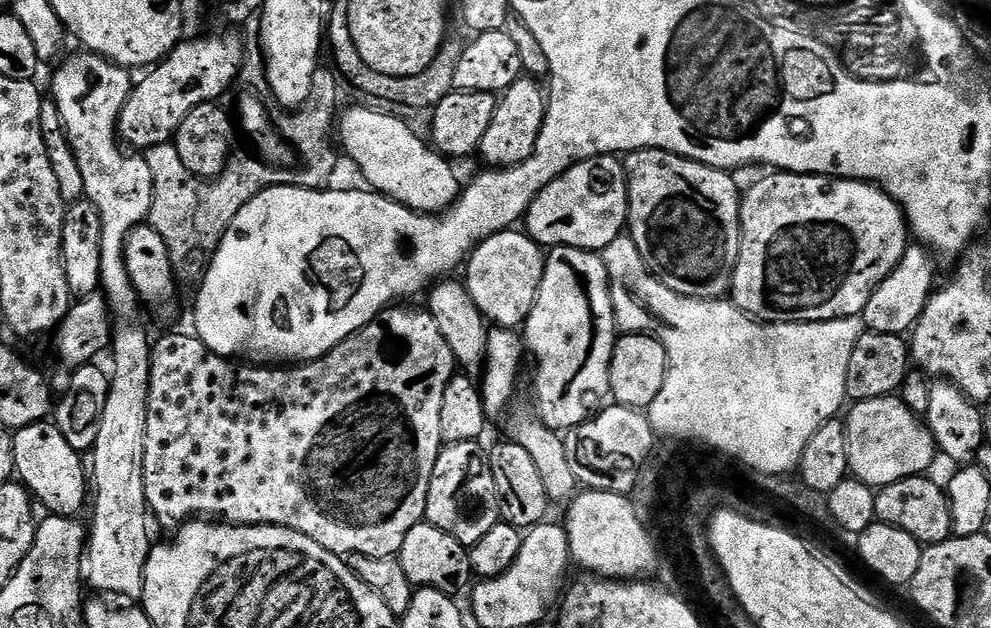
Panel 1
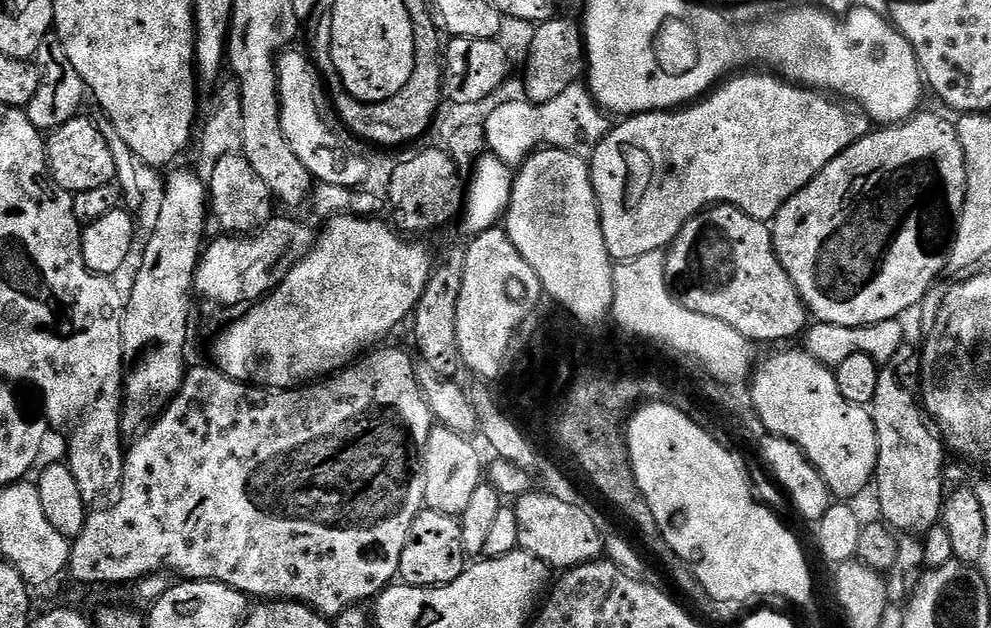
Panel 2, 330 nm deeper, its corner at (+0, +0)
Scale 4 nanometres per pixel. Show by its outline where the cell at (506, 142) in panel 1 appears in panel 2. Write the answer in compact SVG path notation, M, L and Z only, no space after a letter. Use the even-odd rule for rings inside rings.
M563 14L539 25L528 48L528 61L524 64L522 79L527 99L533 104L545 104L550 98L558 98L570 86L581 83L586 72L586 49L581 25L567 20Z

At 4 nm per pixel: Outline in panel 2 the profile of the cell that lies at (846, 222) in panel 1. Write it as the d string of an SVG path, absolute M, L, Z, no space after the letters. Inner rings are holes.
M917 114L905 123L880 126L869 131L868 135L854 142L842 154L838 154L838 158L834 158L834 162L830 162L830 166L826 166L826 170L822 170L822 174L815 176L805 188L798 190L794 198L787 200L782 210L778 210L775 220L771 221L774 250L786 274L790 274L790 282L794 282L802 302L819 323L864 328L868 324L903 317L903 312L910 311L931 290L932 283L940 275L945 275L948 260L952 256L952 237L956 235L958 218L962 214L966 198L966 158L962 154L962 142L956 133L956 124L943 120L940 116L924 115Z

